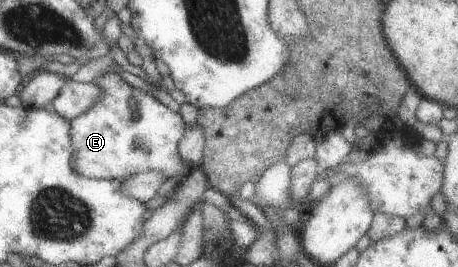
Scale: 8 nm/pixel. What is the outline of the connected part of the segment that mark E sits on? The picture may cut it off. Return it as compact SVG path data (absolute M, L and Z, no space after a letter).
M110 74L94 82L101 95L97 103L80 117L71 120L71 169L79 175L97 179L118 179L136 175L147 170L161 171L171 178L181 168L179 144L185 133L183 117L160 103L141 89L126 83L119 74Z

